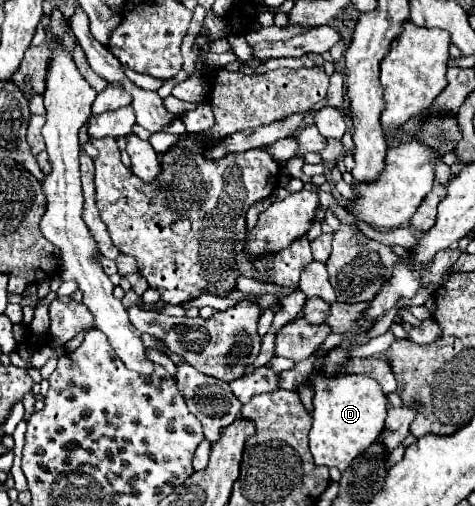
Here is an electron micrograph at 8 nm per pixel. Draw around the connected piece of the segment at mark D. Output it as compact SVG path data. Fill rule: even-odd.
M319 352L314 362L312 372L313 388L313 428L309 432L309 450L313 454L313 460L317 466L335 466L341 472L347 470L347 466L363 454L373 440L381 434L385 426L385 416L387 416L387 398L381 390L381 386L369 378L369 376L359 376L359 374L349 374L349 376L337 376L337 378L323 378L320 372L321 360L325 352Z

